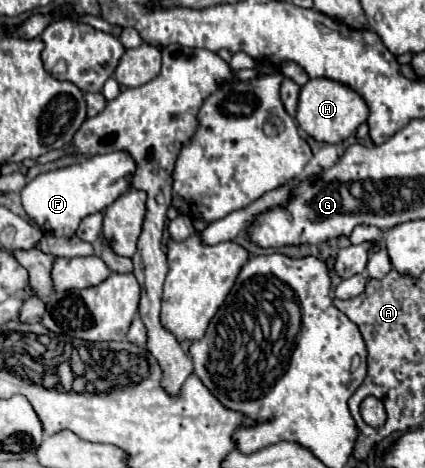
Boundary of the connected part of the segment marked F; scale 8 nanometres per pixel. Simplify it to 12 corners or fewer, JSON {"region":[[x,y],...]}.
{"region":[[128,152],[90,156],[30,180],[22,206],[42,232],[82,218],[128,192]]}

